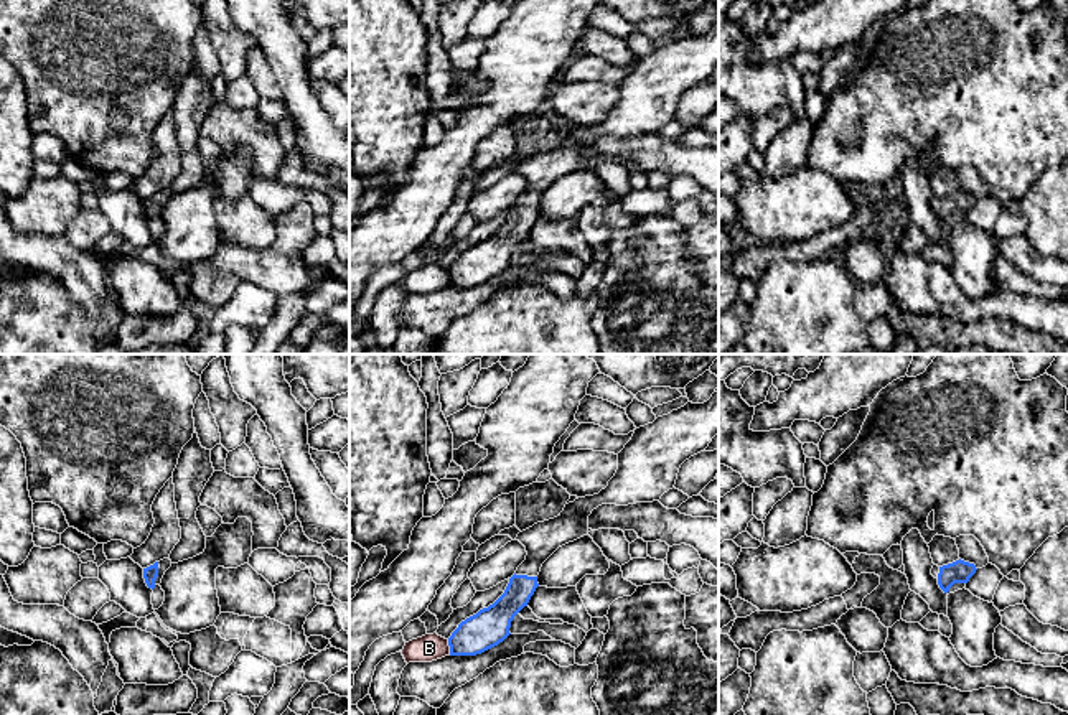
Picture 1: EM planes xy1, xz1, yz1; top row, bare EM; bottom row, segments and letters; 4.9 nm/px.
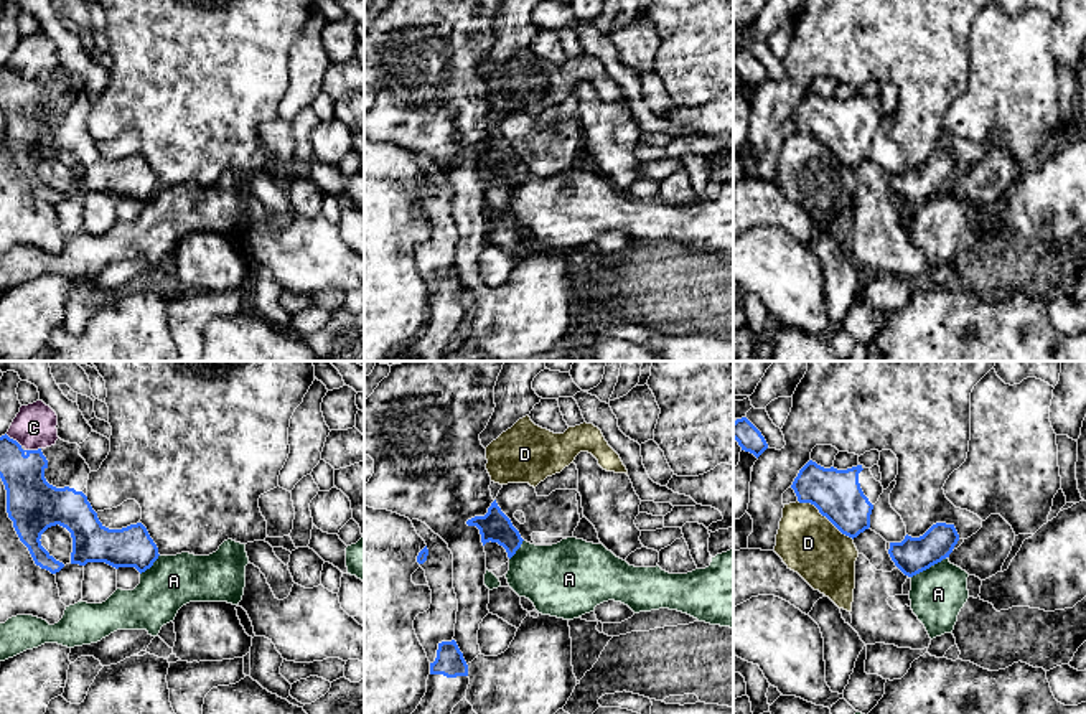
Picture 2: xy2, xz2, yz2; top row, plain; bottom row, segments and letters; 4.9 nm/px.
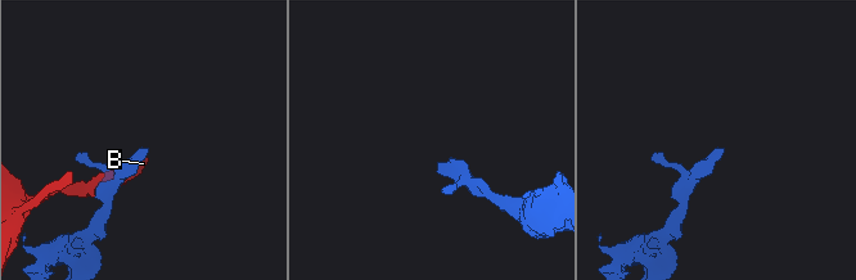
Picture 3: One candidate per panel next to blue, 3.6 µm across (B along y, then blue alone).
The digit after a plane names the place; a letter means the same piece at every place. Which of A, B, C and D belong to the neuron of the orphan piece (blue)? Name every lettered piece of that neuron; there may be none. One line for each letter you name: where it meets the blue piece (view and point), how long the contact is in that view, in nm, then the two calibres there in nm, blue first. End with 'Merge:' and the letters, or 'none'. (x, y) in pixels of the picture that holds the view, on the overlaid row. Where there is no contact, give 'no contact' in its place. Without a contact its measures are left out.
Merge: none

